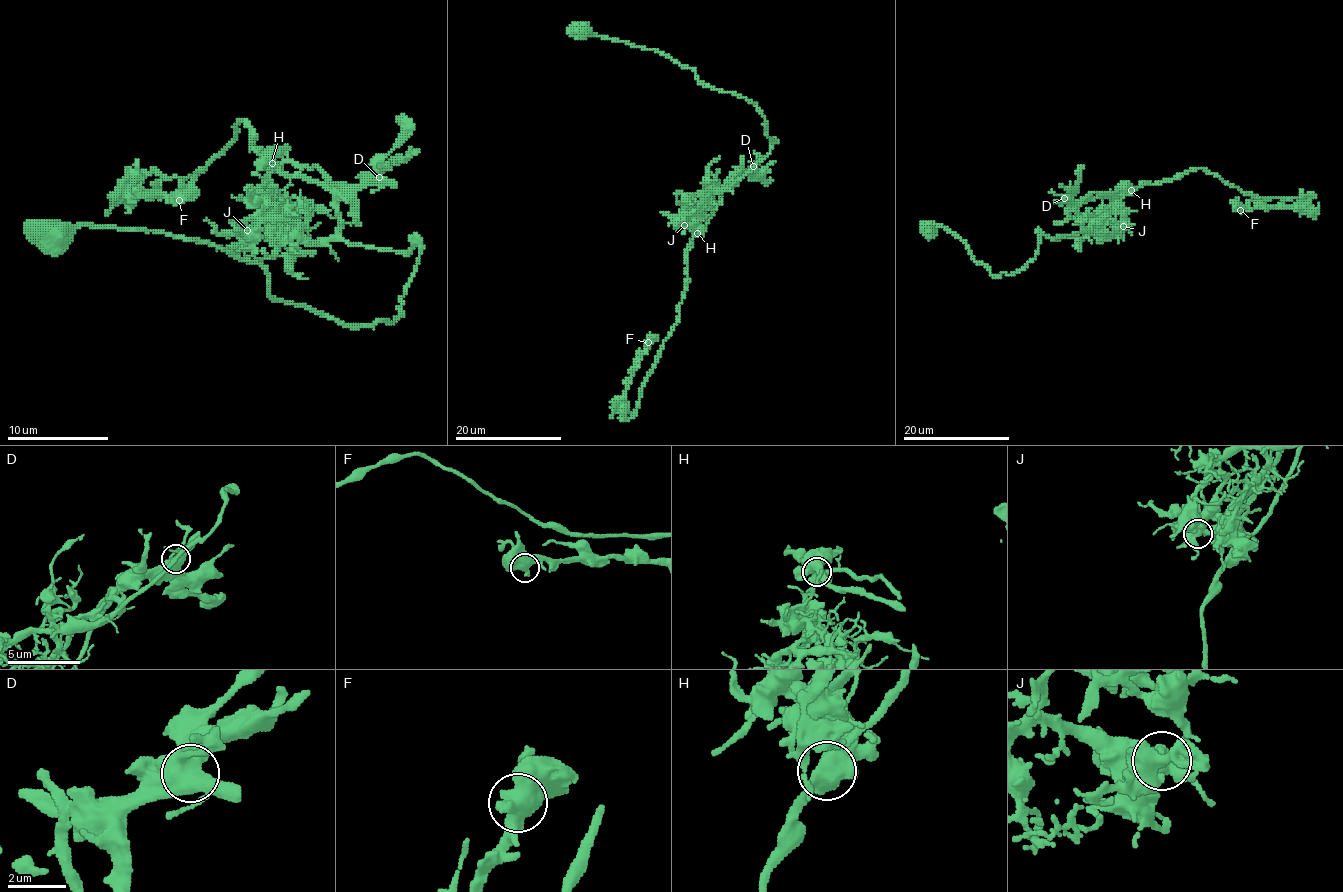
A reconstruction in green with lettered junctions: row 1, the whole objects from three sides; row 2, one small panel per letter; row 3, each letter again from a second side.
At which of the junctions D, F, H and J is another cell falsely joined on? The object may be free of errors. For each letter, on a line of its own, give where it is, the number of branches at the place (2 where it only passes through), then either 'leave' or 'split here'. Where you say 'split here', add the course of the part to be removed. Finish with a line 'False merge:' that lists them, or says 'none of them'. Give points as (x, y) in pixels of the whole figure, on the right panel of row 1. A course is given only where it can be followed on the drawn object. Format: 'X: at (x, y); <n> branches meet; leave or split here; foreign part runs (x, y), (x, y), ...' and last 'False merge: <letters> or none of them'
D: at (1064, 198); 4 branches meet; leave
F: at (1240, 210); 3 branches meet; leave
H: at (1131, 190); 4 branches meet; split here; foreign part runs (1131, 190), (1120, 187), (1108, 197), (1093, 197), (1075, 205), (1069, 194), (1079, 179), (1081, 165)
J: at (1123, 226); 4 branches meet; leave
False merge: H

